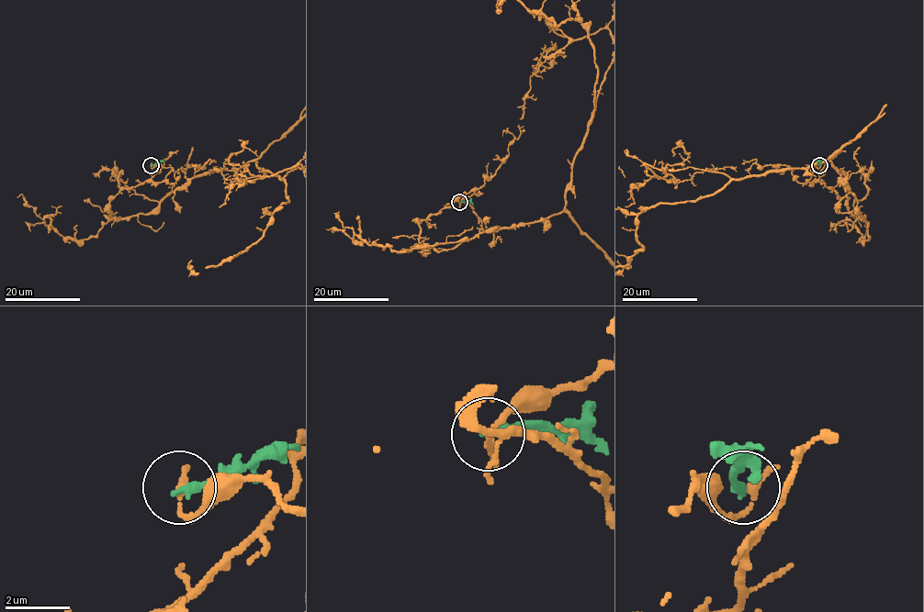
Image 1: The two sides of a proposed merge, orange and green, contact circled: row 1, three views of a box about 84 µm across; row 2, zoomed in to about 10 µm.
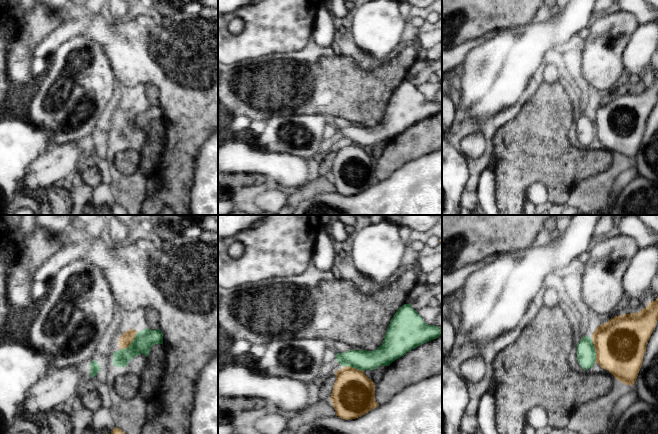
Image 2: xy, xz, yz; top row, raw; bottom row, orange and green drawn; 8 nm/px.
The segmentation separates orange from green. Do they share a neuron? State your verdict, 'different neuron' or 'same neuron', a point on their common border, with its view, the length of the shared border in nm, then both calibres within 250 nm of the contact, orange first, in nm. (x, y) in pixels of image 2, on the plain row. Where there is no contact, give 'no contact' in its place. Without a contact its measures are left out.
different neuron | xy (130, 119) | 220 nm | 100/160 nm

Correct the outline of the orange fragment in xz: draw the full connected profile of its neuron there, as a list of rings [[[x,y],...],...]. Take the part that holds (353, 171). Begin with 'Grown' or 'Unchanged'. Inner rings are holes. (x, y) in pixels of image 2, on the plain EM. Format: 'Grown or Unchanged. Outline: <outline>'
Unchanged. Outline: [[[343,143],[335,148],[336,157],[330,177],[341,195],[356,195],[378,183],[375,161],[363,147]]]

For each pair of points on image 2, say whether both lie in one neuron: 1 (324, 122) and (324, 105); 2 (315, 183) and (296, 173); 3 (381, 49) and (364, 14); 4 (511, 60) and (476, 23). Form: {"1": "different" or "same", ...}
{"1": "different", "2": "different", "3": "same", "4": "different"}

